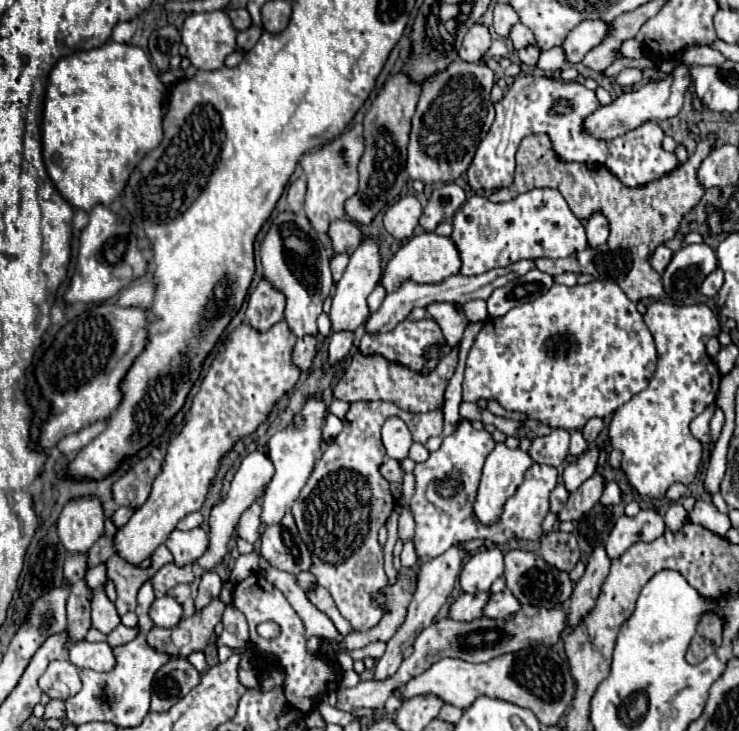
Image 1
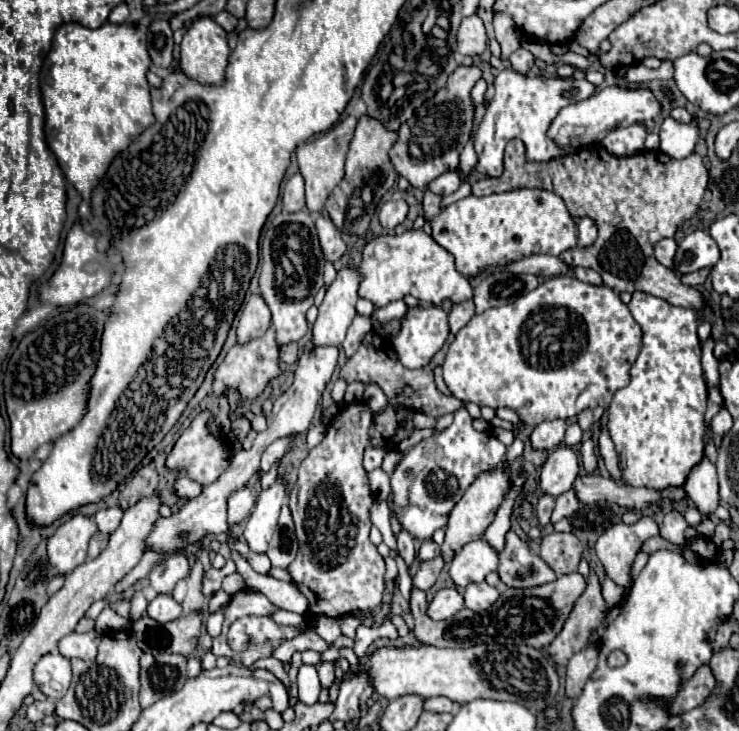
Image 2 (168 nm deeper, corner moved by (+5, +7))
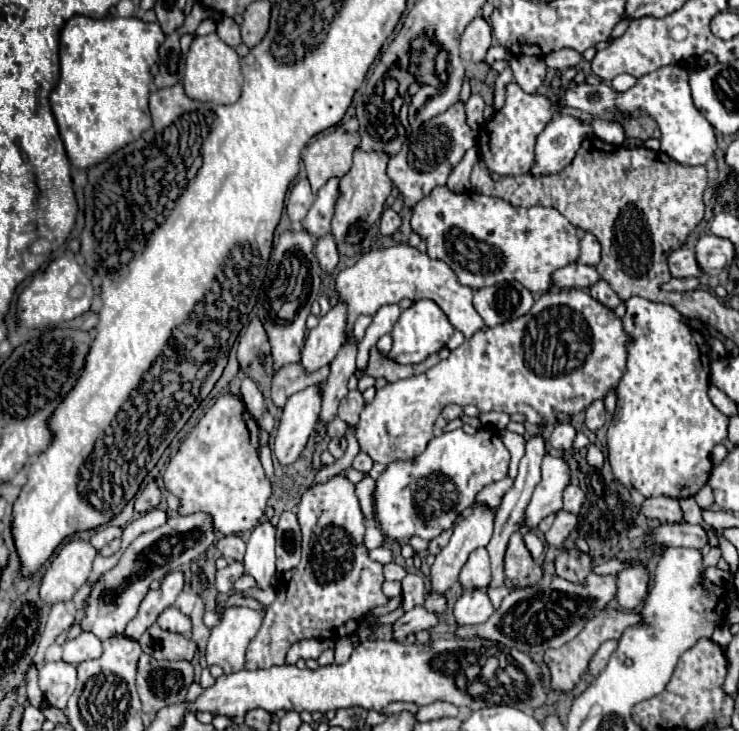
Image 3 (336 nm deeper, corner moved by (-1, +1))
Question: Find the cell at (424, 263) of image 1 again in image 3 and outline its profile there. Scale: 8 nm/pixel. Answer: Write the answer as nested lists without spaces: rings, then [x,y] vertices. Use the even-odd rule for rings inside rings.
[[[399,244],[391,248],[373,250],[367,254],[361,254],[361,258],[341,270],[335,278],[335,290],[339,294],[339,302],[347,306],[347,330],[345,330],[345,344],[351,336],[353,322],[361,314],[373,316],[381,306],[385,304],[397,304],[403,298],[409,300],[433,300],[449,318],[455,330],[459,330],[465,338],[471,338],[477,330],[487,330],[481,316],[473,308],[473,290],[467,286],[461,286],[457,282],[455,272],[443,264],[441,260],[431,260],[427,254],[419,252],[417,248],[409,244]]]

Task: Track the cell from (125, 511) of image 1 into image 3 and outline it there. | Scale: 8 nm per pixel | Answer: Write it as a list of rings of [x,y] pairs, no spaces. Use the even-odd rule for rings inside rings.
[[[101,526],[95,530],[95,534],[91,536],[91,546],[99,552],[105,544],[109,544],[113,538],[121,536],[121,528],[113,528],[113,526]]]

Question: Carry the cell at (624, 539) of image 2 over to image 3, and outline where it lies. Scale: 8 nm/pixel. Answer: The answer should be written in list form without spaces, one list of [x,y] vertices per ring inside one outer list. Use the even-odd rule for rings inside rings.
[[[633,562],[633,568],[617,574],[617,602],[623,610],[635,610],[647,596],[649,572],[641,562]]]

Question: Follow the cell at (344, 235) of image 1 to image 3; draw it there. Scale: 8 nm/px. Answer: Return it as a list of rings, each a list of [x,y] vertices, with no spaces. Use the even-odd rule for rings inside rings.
[[[331,234],[323,236],[317,240],[317,246],[315,246],[315,254],[317,254],[317,260],[319,260],[319,266],[323,272],[331,272],[337,262],[339,262],[339,252],[337,252],[337,246],[335,246],[335,240]]]

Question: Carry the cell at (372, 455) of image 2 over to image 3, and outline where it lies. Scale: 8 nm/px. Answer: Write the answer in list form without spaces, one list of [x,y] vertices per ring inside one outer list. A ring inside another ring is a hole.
[[[359,452],[351,466],[353,466],[355,470],[359,470],[359,472],[369,472],[369,470],[371,470],[371,466],[373,466],[373,460],[371,460],[365,452]]]

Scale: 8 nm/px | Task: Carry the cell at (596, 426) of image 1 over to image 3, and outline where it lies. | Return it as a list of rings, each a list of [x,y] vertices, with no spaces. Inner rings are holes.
[[[595,400],[587,410],[585,410],[585,426],[589,430],[599,430],[605,424],[605,406],[603,400]]]

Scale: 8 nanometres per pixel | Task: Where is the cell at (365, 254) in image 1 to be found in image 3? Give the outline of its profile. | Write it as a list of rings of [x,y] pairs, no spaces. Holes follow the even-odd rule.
[[[337,304],[319,320],[317,328],[309,330],[301,350],[301,364],[305,372],[315,372],[321,366],[331,364],[345,342],[345,320],[347,308]]]

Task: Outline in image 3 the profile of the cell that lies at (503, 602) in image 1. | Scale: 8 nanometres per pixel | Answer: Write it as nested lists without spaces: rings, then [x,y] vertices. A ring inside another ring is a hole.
[[[465,590],[455,604],[455,620],[459,626],[477,626],[487,622],[495,612],[489,596],[483,590]]]

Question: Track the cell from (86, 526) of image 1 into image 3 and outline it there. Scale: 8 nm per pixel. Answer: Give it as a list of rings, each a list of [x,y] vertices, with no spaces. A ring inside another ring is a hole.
[[[69,540],[57,554],[57,558],[47,568],[39,596],[45,604],[69,602],[75,592],[87,582],[91,572],[91,562],[97,550],[85,540]]]

